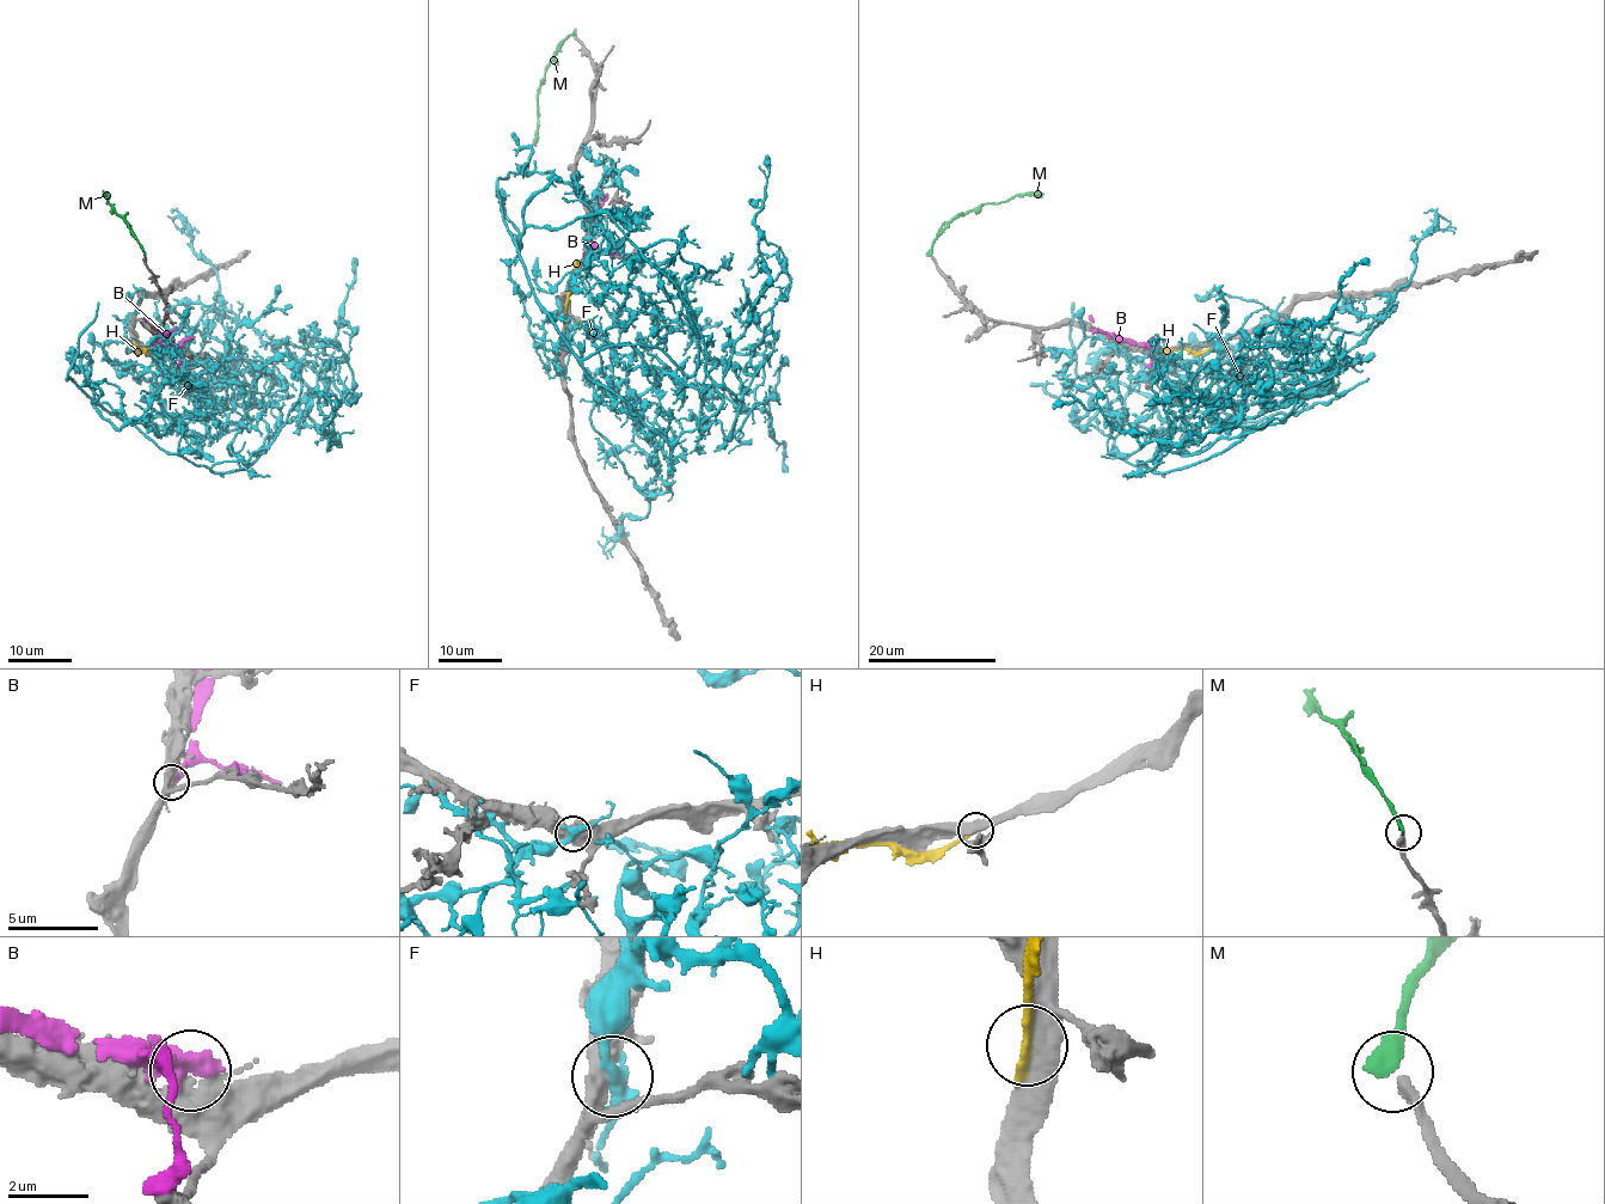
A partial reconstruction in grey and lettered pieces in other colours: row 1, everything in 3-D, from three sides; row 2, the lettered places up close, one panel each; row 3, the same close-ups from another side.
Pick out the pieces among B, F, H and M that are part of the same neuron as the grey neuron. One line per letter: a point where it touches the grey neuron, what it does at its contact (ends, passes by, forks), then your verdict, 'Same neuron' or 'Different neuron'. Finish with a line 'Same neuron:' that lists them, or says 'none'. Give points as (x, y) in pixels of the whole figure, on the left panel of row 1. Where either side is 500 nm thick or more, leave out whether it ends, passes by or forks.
B: Touches grey at (154, 348). It passes by. Different neuron
F: Touches grey at (157, 353). Different neuron
H: Touches grey at (135, 343). It ends there. Different neuron
M: Touches grey at (145, 255). It ends there. Same neuron
Same neuron: M

